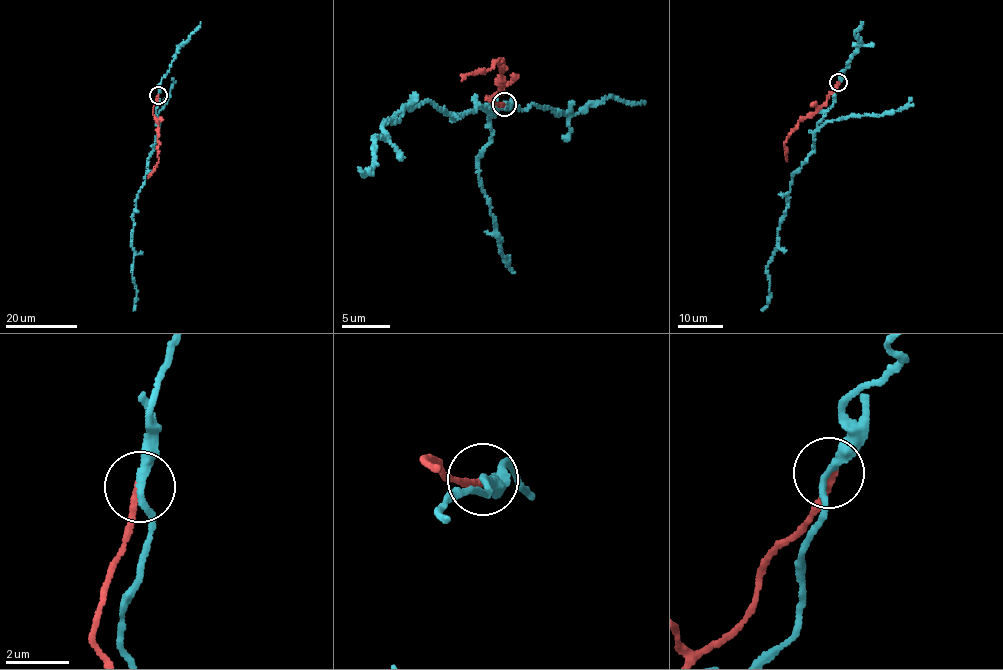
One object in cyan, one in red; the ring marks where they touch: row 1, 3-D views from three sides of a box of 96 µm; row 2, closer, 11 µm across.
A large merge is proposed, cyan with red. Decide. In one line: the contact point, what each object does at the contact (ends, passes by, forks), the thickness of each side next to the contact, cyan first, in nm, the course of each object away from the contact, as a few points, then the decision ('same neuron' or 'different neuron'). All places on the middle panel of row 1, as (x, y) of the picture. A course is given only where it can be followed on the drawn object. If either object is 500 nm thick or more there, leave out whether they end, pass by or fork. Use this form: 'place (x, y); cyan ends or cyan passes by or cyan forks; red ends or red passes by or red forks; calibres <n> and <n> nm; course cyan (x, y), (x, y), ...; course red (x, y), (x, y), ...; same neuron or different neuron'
place (504, 104); cyan passes by; red ends; calibres 240 and 220 nm; course cyan (504, 103), (452, 120), (428, 101), (405, 108), (375, 137), (370, 175), (358, 167); course red (504, 103), (498, 107), (485, 100), (500, 90), (501, 61), (462, 81); different neuron

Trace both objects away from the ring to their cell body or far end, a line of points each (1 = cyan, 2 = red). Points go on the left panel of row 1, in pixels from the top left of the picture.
1: (158, 95), (156, 141), (147, 160), (145, 182), (139, 190), (132, 220), (132, 276), (137, 289), (133, 310)
2: (158, 95), (152, 113), (158, 124), (158, 157), (157, 165), (149, 178)

